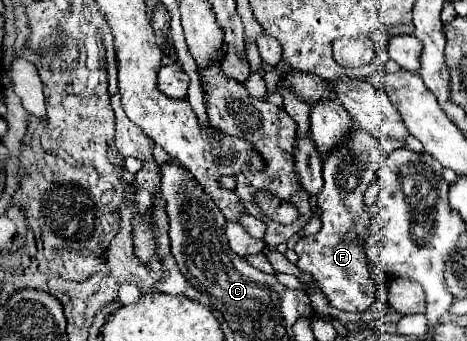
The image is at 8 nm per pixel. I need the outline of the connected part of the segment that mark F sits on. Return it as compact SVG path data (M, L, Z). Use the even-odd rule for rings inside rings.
M354 126L348 144L330 152L324 160L324 188L318 194L318 206L322 210L322 228L318 234L306 236L294 246L298 255L296 266L302 274L310 274L314 280L312 284L302 282L304 290L322 292L338 310L366 312L376 300L378 288L374 278L370 278L368 258L364 254L364 240L372 222L364 204L364 192L368 190L384 160L386 154L380 150L380 144Z

